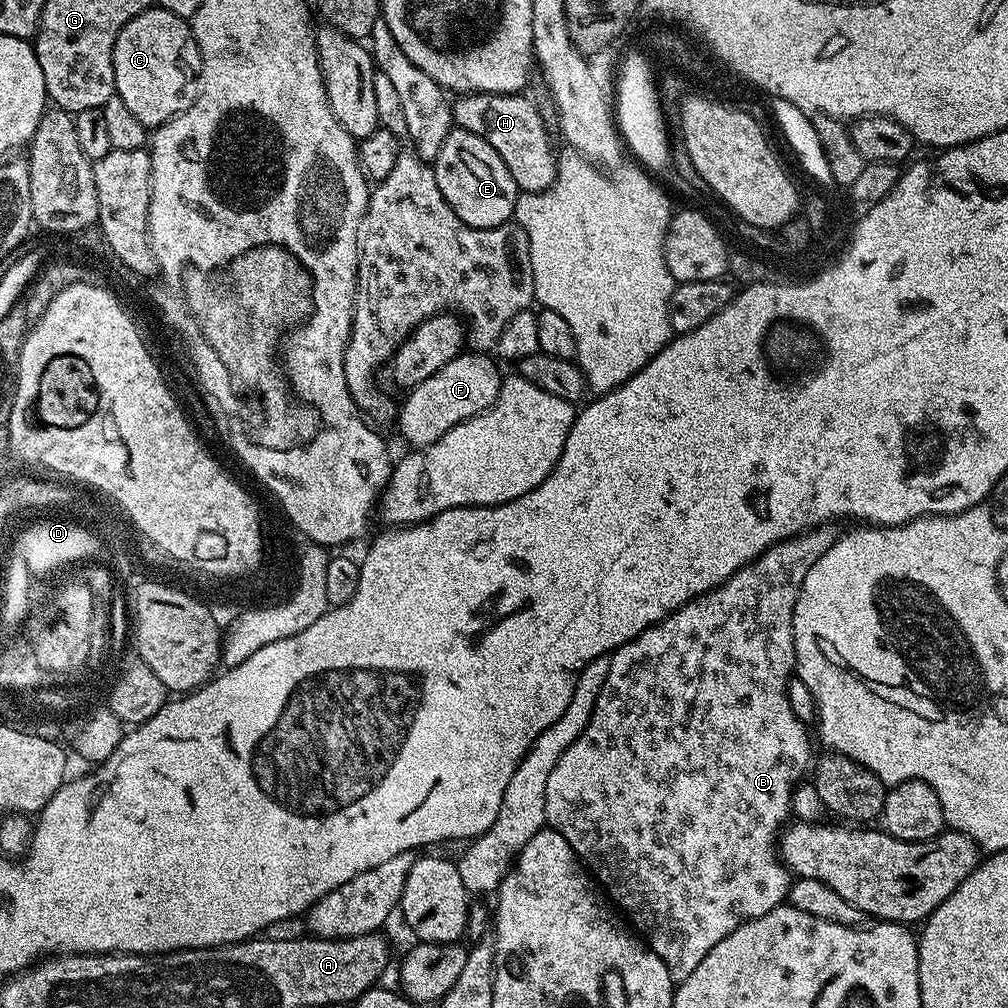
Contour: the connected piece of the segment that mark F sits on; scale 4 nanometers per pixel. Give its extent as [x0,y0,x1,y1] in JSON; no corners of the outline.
[398,350,502,449]

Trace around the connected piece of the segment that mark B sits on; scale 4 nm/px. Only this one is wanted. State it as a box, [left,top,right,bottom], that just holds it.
[546,526,838,982]

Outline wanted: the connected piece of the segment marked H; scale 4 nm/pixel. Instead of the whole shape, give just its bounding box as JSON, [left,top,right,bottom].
[452,92,558,192]

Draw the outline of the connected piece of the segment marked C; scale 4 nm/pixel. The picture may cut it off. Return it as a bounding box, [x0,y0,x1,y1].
[114,6,200,130]

